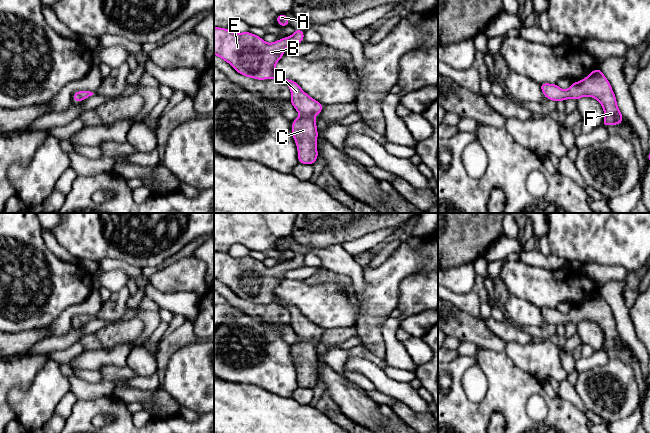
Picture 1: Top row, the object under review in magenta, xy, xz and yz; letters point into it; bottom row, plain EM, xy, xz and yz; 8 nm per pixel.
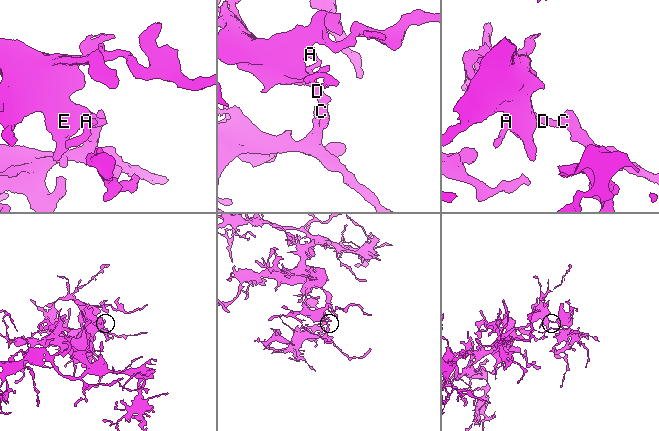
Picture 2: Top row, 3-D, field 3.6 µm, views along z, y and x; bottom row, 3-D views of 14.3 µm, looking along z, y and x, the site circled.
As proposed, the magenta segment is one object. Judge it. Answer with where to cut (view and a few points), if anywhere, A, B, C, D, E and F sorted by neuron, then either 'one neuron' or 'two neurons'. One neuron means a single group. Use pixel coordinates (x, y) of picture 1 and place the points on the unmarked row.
no cut | A B C D E F | one neuron

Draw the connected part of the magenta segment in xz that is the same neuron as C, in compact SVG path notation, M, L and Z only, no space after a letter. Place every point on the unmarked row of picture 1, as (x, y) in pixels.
M214 250L214 278L228 286L241 299L257 304L276 303L289 310L291 314L290 326L300 338L299 342L292 345L292 360L298 374L298 387L313 389L318 383L316 370L318 354L316 352L317 343L314 339L320 338L324 330L305 317L298 307L280 301L275 296L275 290L284 280L285 273L303 266L303 264L304 255L297 252L295 253L295 257L291 260L279 263L273 267L266 267L263 262L250 256L233 257L227 252L218 252Z

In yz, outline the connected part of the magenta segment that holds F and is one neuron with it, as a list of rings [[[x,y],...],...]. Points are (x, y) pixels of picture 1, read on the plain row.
[[[600,292],[593,294],[583,304],[573,306],[565,315],[557,308],[542,307],[539,310],[545,322],[555,326],[565,325],[567,322],[577,325],[584,320],[593,321],[604,333],[603,350],[622,348],[624,341],[618,333],[616,320]]]

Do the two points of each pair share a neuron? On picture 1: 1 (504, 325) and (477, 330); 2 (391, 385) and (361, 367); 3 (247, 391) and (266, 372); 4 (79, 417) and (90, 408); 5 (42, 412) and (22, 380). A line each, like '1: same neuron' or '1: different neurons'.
1: different neurons
2: same neuron
3: different neurons
4: same neuron
5: different neurons

